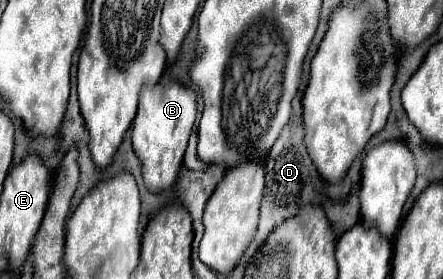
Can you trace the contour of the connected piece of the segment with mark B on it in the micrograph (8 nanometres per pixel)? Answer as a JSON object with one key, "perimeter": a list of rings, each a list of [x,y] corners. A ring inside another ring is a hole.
{"perimeter":[[[162,77],[156,85],[146,85],[140,91],[140,105],[136,121],[132,123],[132,145],[142,161],[142,175],[146,187],[156,193],[172,187],[176,181],[188,137],[192,133],[196,117],[196,95],[194,91],[182,87],[170,77]]]}

